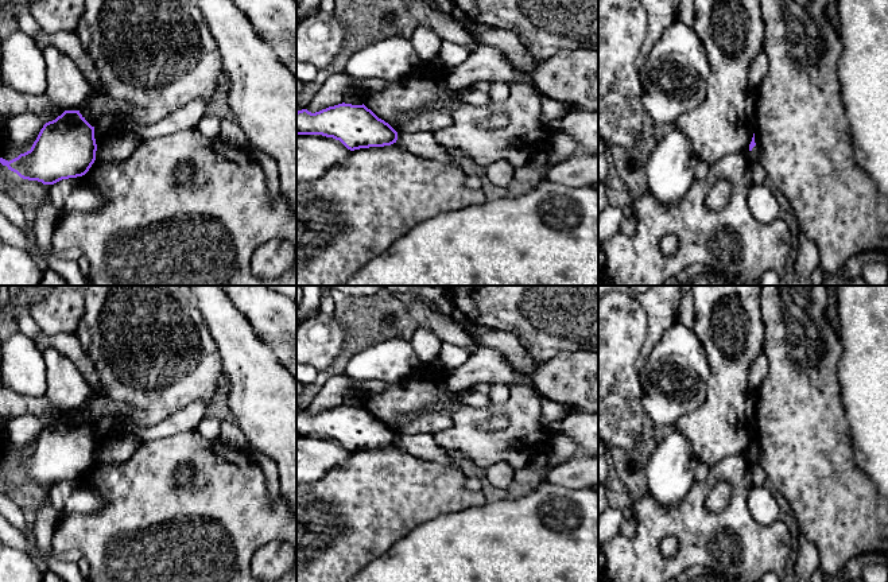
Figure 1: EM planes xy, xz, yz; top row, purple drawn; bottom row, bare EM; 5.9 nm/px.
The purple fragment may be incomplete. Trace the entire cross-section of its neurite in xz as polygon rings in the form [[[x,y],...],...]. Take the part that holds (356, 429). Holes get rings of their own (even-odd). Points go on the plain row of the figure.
[[[338,406],[319,414],[296,414],[296,436],[322,436],[340,442],[348,451],[396,445],[398,434],[362,407]]]

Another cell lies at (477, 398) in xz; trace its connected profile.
[[[470,388],[465,395],[465,404],[470,407],[484,407],[489,404],[489,397],[482,388]]]

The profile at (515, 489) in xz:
[[[512,482],[508,488],[507,488],[507,492],[509,493],[509,496],[512,498],[519,498],[519,497],[523,497],[534,490],[536,490],[539,488],[542,482],[536,484],[536,485],[523,485],[523,484],[519,484],[519,482]]]

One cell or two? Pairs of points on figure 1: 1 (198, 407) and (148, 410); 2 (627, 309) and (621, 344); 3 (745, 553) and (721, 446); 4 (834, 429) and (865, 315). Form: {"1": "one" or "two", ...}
{"1": "two", "2": "one", "3": "two", "4": "two"}

